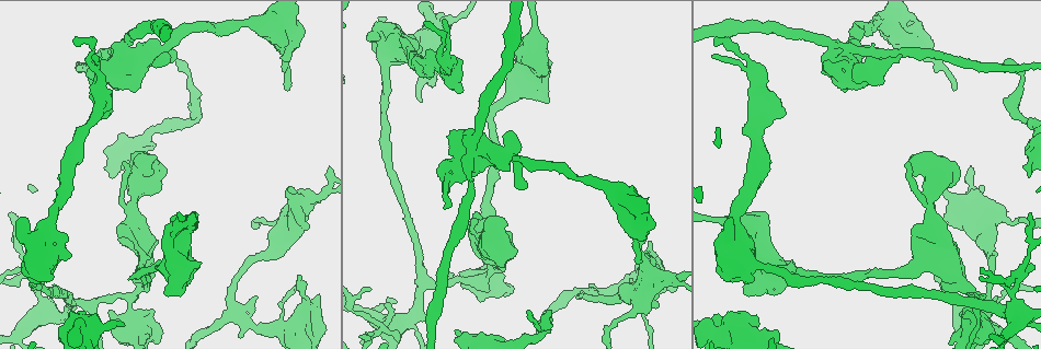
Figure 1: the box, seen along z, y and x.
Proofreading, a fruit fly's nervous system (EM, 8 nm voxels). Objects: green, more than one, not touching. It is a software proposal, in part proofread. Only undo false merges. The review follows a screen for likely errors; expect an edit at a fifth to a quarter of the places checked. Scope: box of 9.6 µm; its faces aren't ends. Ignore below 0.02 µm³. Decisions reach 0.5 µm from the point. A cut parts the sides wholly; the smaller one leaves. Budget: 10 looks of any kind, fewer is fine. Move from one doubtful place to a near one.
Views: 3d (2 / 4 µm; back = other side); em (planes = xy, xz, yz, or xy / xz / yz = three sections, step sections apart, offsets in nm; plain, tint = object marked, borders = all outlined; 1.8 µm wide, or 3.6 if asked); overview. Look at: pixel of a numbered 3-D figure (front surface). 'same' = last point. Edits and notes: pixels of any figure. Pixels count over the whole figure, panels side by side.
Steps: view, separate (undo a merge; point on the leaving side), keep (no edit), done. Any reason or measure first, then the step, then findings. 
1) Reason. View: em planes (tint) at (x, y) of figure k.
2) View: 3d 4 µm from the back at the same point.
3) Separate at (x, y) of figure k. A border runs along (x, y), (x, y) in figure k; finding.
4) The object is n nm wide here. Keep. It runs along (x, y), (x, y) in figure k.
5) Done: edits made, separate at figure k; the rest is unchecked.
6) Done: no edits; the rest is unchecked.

Looks like a crossing. View: 3d 4 µm at (638, 293) of figure 1.

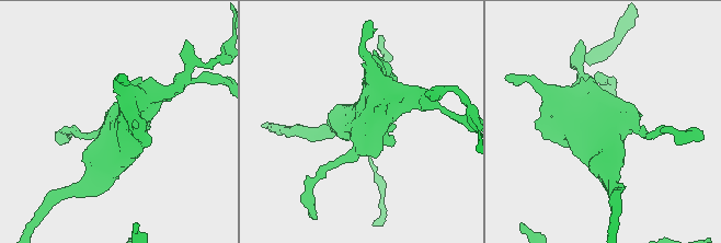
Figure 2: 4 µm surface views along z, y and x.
View: em 3.6 µm planes (tint) at (112, 132) of figure 2.

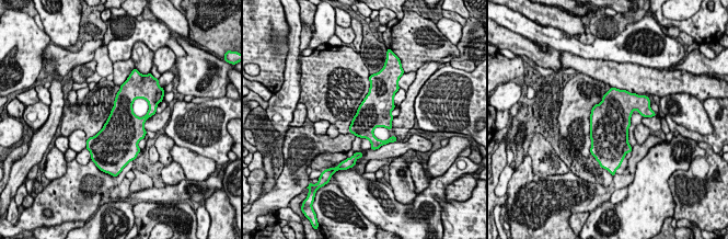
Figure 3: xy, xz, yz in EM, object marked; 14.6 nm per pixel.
The object is 460 nm wide here. Keep. One neuron here.

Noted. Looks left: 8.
Sudden change in width. View: 3d 4 µm at (91, 333) of figure 1.

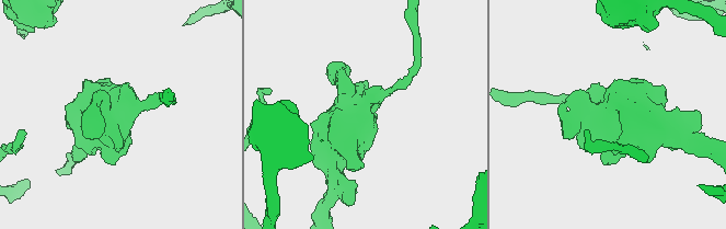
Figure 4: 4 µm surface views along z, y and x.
View: em 3.6 µm planes (plain) at (369, 102) of figure 4.

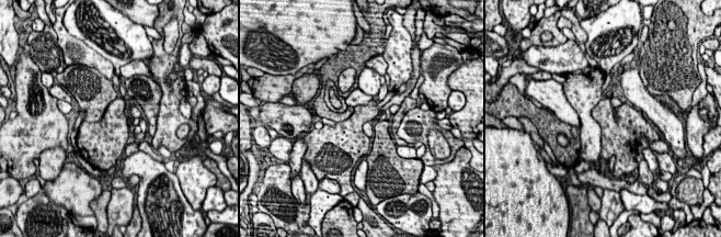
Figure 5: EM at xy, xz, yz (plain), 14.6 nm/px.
View: em 3.6 µm planes (tint) at the same point.

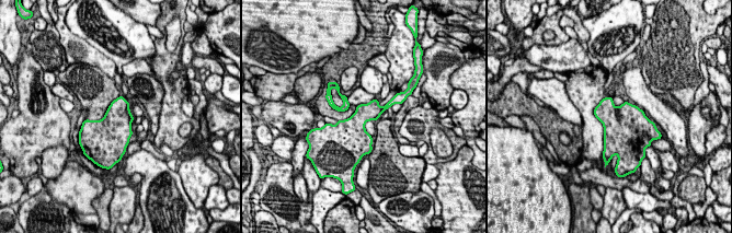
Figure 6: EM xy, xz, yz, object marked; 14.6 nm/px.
Keep. Continuous, no second neuron.

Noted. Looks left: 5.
A fork. View: em planes (tint) at (130, 295) of figure 1.

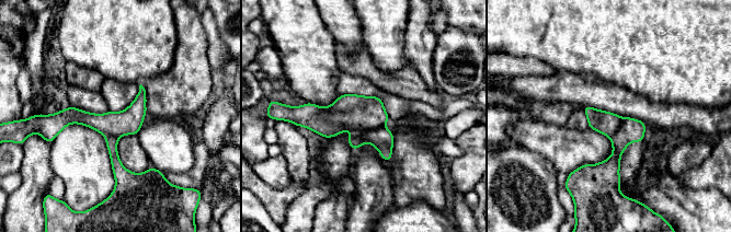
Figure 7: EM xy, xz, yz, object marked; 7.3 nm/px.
Separate at (383, 139) of figure 7. A border runs along (384, 126), (377, 129), (353, 132) in figure 7; two neurons meet here.

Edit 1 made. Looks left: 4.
View: overview.

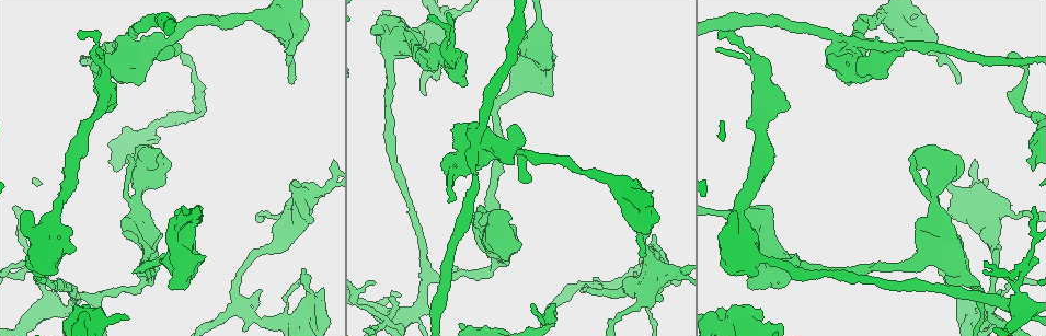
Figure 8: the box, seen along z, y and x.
Calibre changes. View: 3d 2 µm at (533, 39) of figure 8.

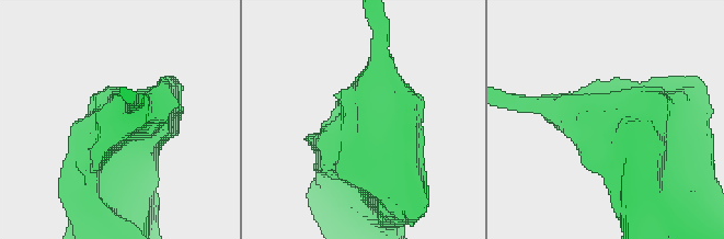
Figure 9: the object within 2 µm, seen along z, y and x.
Need the tissue. View: em planes (tint) at (616, 120) of figure 9.

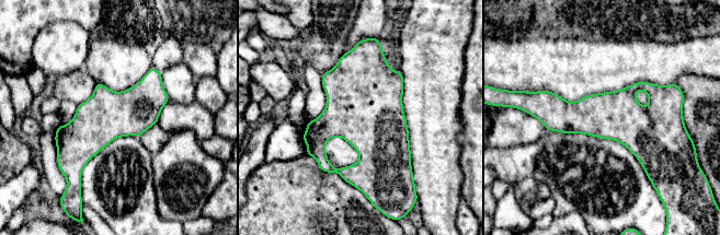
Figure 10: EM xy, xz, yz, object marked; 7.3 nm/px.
Keep. One neuron here.

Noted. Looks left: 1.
Done: edits made, separate at figure 7; the rest is unchecked.

